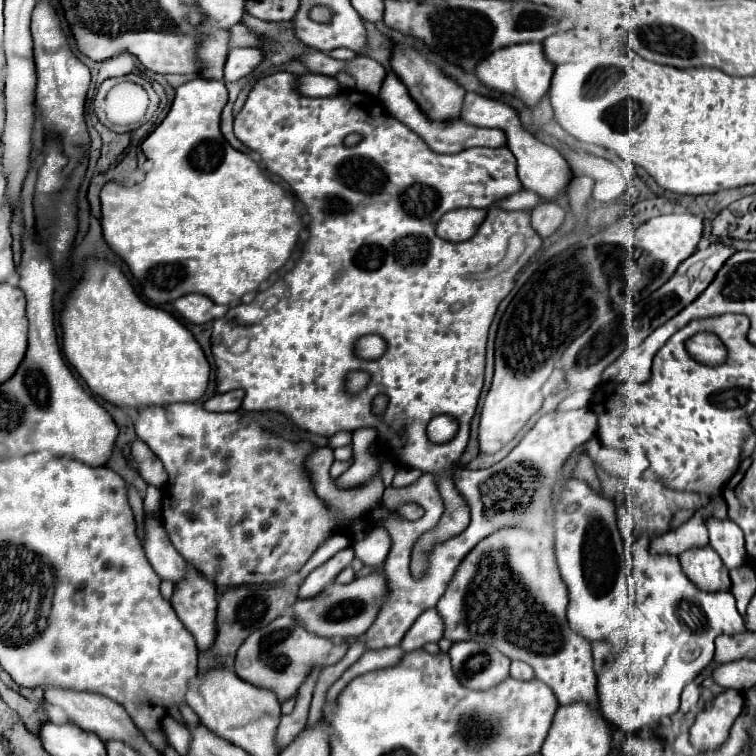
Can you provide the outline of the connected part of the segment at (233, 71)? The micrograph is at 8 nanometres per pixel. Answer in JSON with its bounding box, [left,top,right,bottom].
[225,47,263,81]

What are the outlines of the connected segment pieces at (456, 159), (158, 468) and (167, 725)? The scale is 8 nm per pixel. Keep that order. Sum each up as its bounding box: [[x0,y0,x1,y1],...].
[[211,73,543,577],[131,439,167,487],[163,715,189,755]]

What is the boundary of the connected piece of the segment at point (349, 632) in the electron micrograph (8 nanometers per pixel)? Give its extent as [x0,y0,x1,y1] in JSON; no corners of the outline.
[293,571,385,639]

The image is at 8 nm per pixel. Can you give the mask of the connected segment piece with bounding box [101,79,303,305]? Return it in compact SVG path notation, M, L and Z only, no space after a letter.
M193 79L177 87L171 111L143 141L143 151L151 151L153 161L153 169L143 183L137 183L137 187L107 183L101 191L103 237L129 265L143 287L143 297L155 305L175 301L189 291L207 295L219 305L229 305L245 293L257 291L271 273L287 263L303 229L295 201L285 189L269 181L249 155L235 151L221 135L219 117L225 103L227 89L221 81Z

